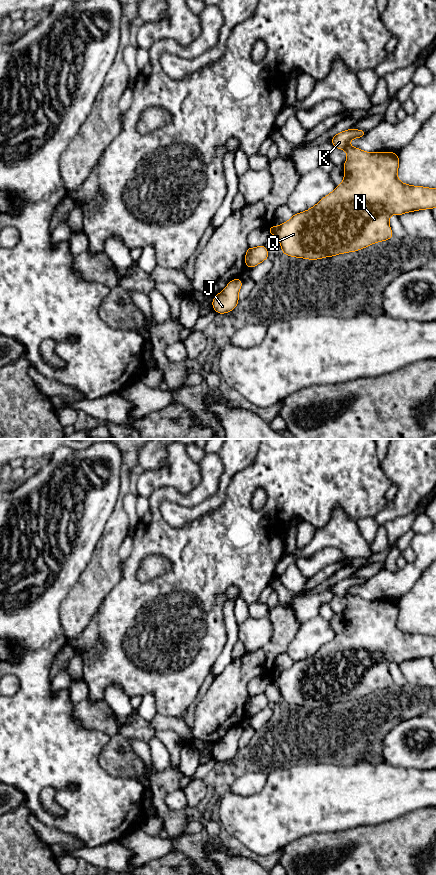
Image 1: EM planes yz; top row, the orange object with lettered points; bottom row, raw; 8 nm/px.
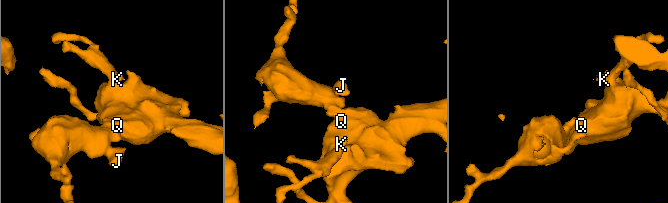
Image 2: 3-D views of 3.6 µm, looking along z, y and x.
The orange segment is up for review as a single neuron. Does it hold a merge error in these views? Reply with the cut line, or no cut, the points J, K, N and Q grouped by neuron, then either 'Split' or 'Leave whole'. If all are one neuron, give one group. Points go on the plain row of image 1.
Split along yz (273, 674), (274, 682). Groups: J / K N Q. Split

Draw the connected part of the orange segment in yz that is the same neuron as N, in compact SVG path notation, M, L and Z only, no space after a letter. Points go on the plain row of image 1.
M354 576L336 582L331 591L335 596L345 598L347 607L344 611L344 628L327 644L324 644L312 656L293 662L285 671L274 674L274 683L278 685L281 698L287 704L317 708L338 702L355 700L371 692L389 688L393 680L390 676L389 665L392 662L400 664L407 660L423 657L432 658L436 655L436 636L412 634L402 631L397 624L399 615L398 602L394 600L365 600L352 595L349 590L354 586L365 584L367 579Z

